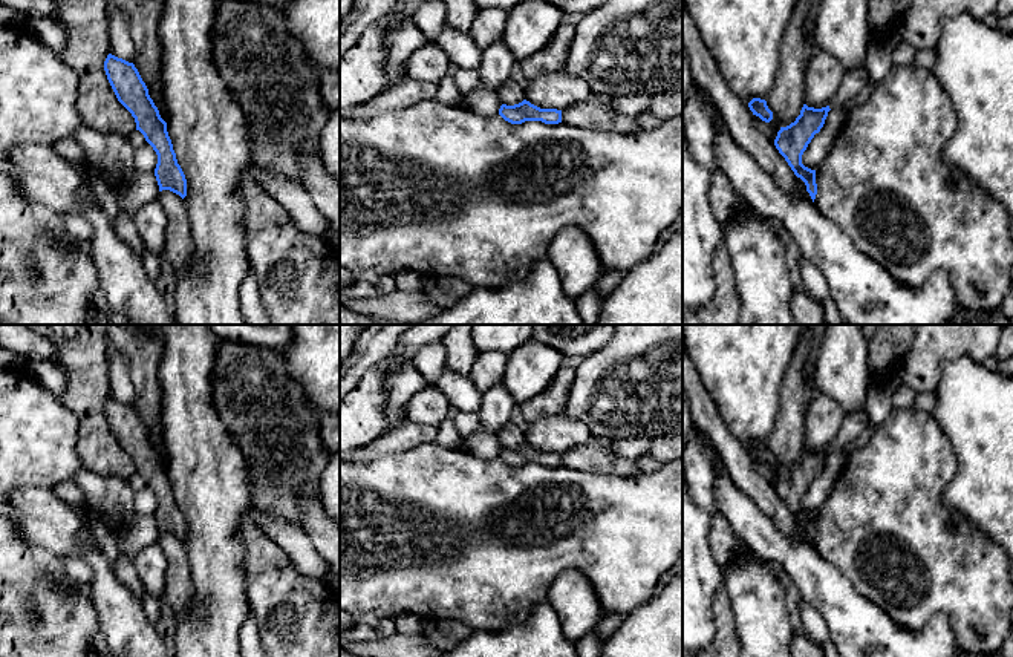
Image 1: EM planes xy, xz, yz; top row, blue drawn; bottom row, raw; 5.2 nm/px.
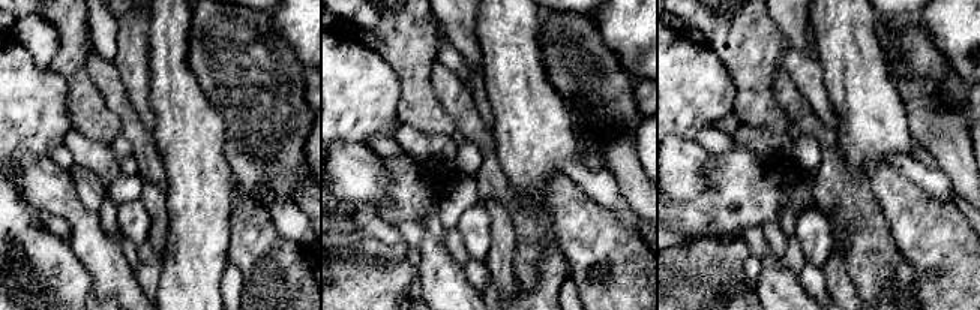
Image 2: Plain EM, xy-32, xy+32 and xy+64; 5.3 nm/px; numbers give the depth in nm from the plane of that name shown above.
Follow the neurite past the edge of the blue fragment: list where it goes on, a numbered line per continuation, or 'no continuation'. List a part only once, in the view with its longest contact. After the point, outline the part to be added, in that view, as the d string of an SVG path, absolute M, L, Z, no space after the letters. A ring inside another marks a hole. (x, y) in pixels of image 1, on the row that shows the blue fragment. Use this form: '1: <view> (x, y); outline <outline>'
no continuation

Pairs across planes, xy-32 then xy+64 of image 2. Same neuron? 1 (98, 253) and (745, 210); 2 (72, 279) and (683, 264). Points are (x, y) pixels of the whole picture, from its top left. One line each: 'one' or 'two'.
1: two
2: two

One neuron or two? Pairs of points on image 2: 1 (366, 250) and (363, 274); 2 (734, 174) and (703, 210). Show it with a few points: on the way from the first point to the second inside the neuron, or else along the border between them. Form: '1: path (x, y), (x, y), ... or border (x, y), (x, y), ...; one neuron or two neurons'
1: border (360, 235), (357, 247), (360, 255), (399, 262); two neurons
2: path (730, 183), (712, 201); one neuron

